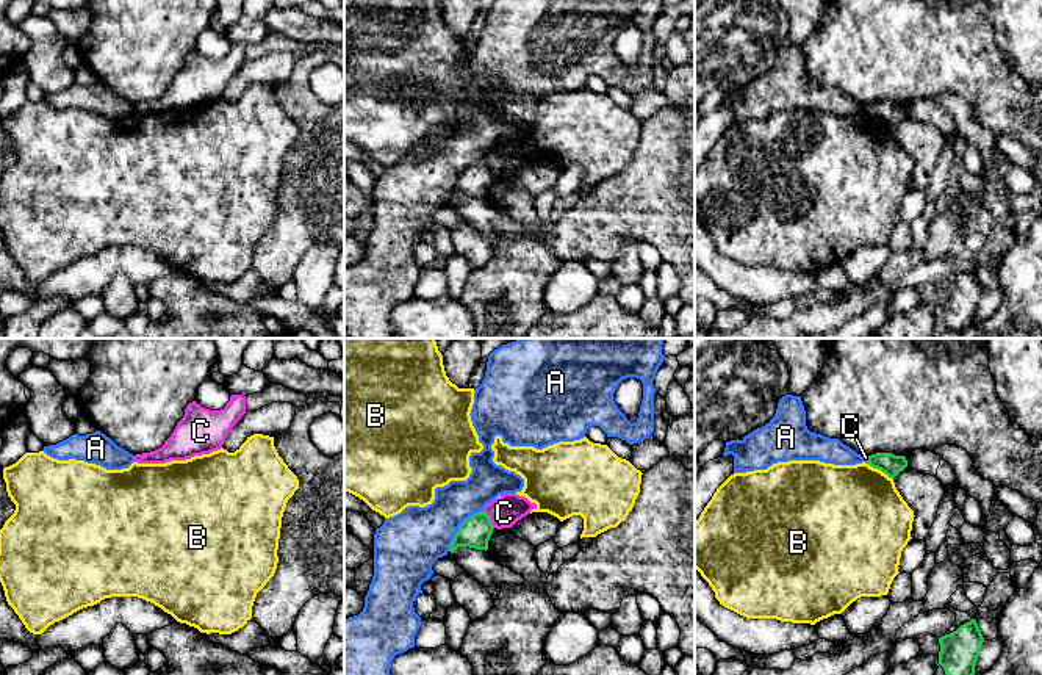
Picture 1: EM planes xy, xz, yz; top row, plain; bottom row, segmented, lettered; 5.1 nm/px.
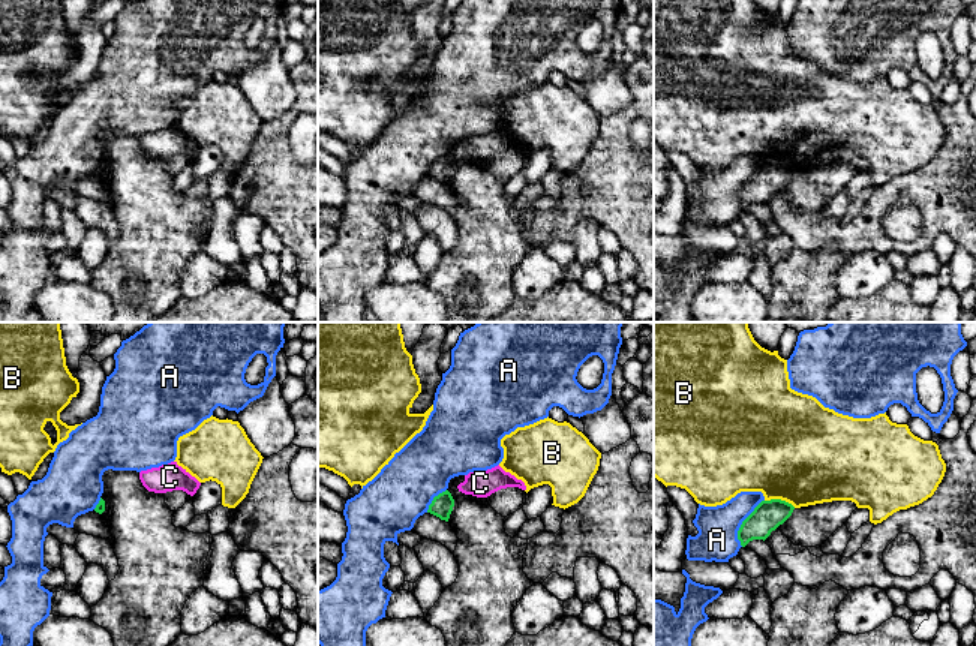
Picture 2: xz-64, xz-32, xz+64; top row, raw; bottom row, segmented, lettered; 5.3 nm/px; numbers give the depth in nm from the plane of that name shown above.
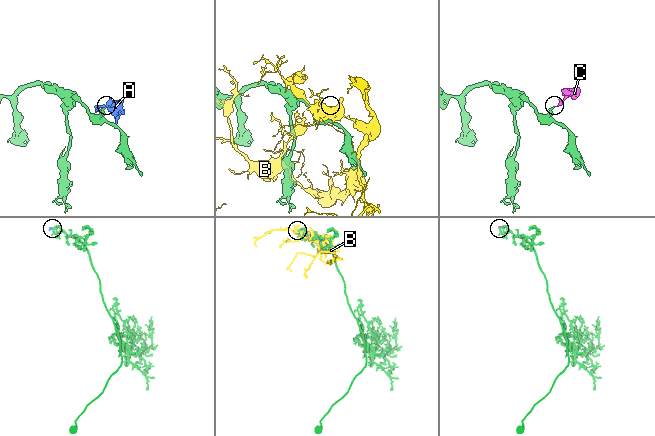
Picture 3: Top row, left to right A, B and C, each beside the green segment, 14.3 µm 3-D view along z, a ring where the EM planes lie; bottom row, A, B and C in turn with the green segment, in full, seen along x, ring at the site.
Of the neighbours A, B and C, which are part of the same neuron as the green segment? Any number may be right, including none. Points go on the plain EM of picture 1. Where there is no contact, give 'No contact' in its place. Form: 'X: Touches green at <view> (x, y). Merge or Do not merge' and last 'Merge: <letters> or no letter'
A: Touches green at xz (460, 176). Do not merge
B: Touches green at yz (880, 118). Do not merge
C: Touches green at xz (490, 169). Do not merge
Merge: no letter

